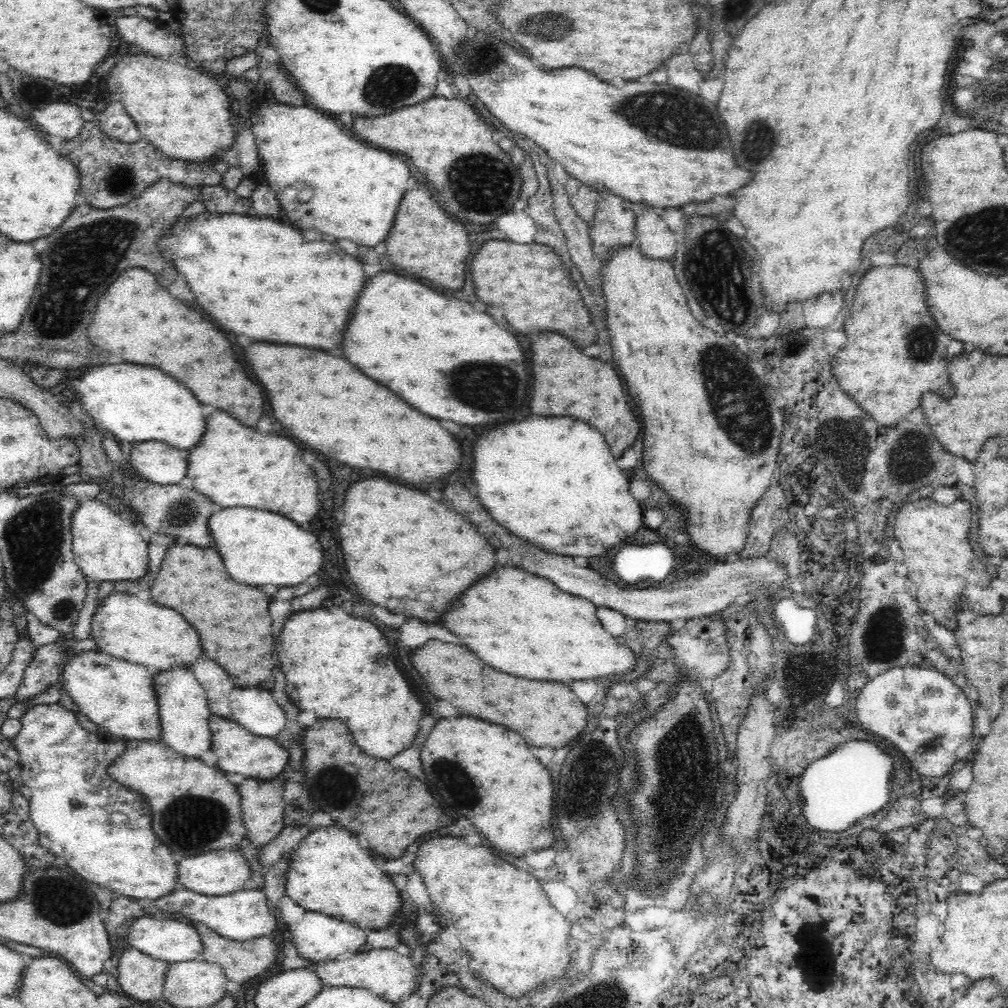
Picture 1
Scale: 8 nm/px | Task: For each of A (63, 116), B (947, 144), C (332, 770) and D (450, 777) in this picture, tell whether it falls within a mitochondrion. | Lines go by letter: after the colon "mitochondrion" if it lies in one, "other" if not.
A: other
B: other
C: mitochondrion
D: mitochondrion

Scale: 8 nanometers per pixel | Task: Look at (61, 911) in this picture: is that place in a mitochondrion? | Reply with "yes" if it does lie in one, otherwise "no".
yes

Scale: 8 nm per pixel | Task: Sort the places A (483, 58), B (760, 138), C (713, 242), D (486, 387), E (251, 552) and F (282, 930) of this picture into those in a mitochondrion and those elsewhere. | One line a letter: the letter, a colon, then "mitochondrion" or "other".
A: mitochondrion
B: mitochondrion
C: mitochondrion
D: mitochondrion
E: other
F: other

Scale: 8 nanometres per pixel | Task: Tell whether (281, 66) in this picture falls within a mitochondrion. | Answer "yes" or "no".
no

